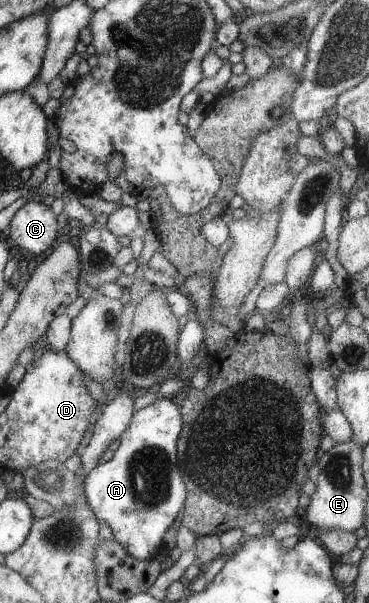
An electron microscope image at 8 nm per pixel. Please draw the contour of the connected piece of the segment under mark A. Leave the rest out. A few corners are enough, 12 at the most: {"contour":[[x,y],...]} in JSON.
{"contour":[[172,400],[132,411],[83,491],[136,560],[186,494]]}

